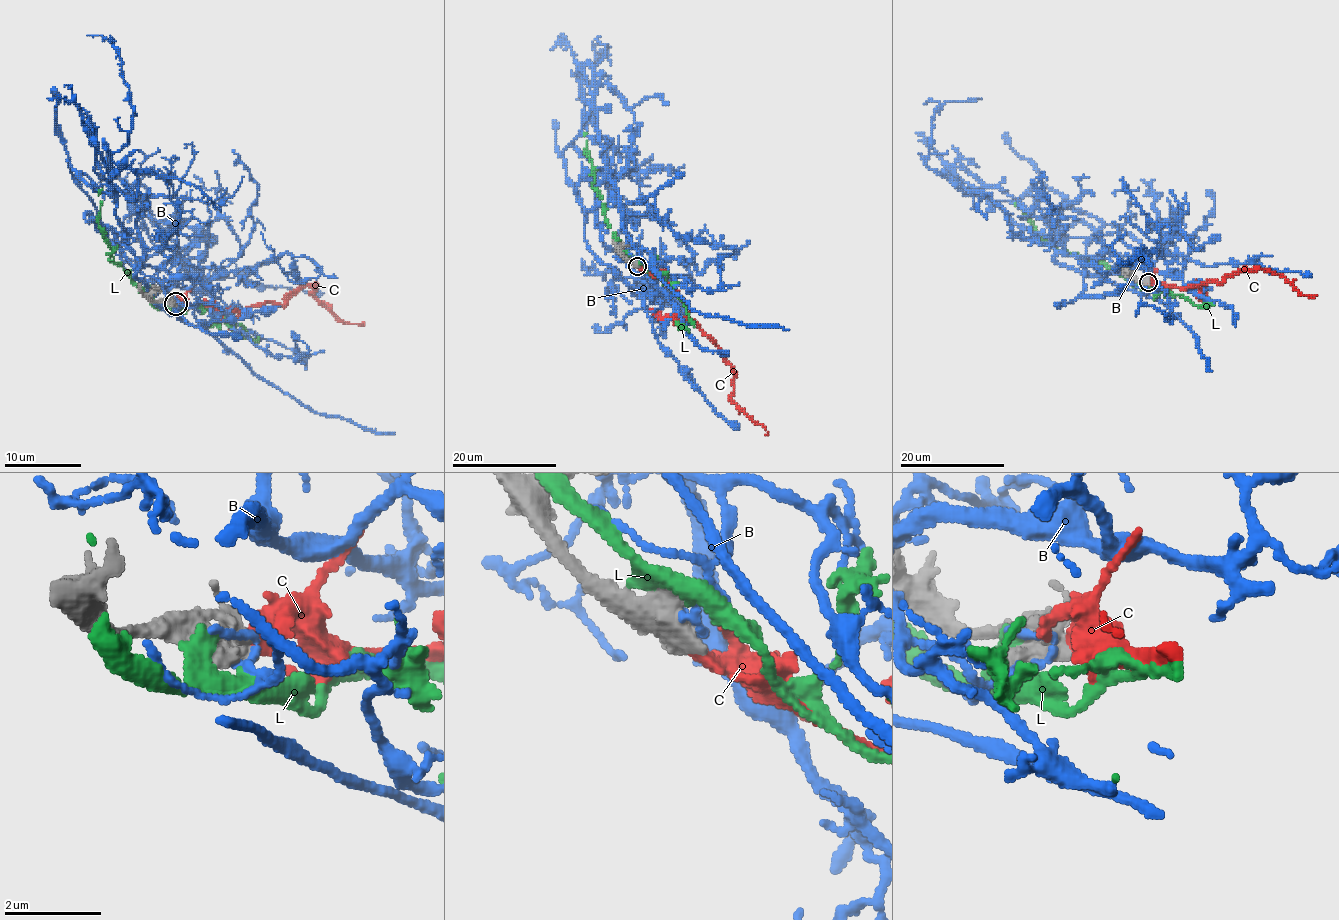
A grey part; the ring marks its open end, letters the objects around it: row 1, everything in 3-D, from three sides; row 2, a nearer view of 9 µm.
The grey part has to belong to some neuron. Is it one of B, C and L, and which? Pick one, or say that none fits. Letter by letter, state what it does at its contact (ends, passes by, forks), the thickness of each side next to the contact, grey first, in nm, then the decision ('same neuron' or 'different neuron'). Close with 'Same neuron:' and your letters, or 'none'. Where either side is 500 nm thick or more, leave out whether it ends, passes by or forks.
B: it ends there; 440 nm thick on the grey side, 200 nm on the other; different neuron
C: it passes by; 360 nm thick on the grey side, 280 nm on the other; same neuron
L: it ends there; 380 nm thick on the grey side, 360 nm on the other; different neuron
Same neuron: C

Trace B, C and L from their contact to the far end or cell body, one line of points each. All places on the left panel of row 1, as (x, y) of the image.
B: (173, 302), (178, 308), (136, 277), (112, 180), (112, 155), (131, 132), (129, 85), (112, 41), (87, 35)
C: (175, 302), (247, 310), (266, 302), (282, 304), (299, 287), (316, 283), (310, 293), (348, 323), (364, 321)
L: (169, 302), (159, 308), (123, 268), (110, 260), (114, 260), (110, 243), (98, 224), (102, 188)

